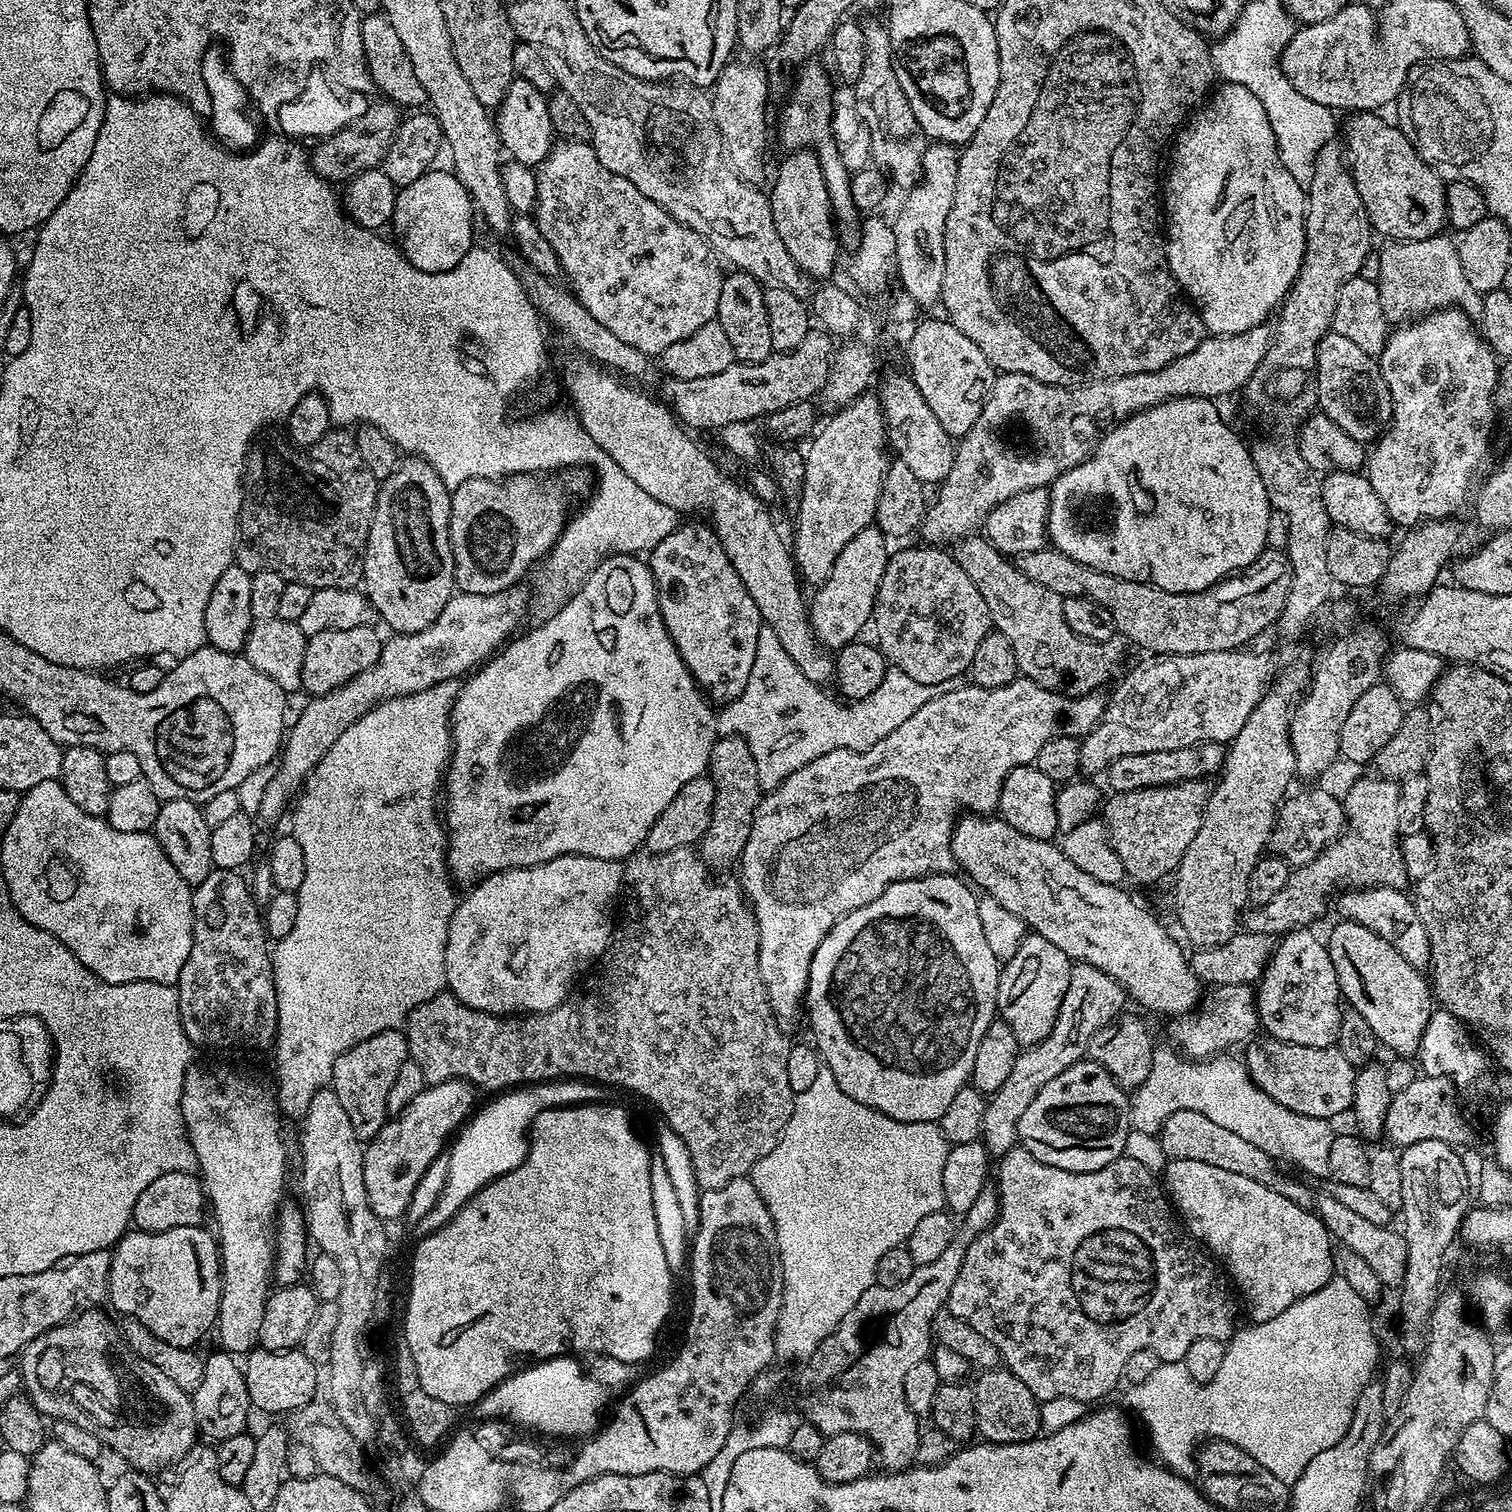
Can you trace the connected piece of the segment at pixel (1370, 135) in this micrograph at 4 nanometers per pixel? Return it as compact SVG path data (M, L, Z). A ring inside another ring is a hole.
M1353 111L1349 116L1352 117L1342 124L1342 144L1373 229L1388 240L1441 235L1448 219L1446 182L1418 155L1395 123L1387 124L1375 111Z

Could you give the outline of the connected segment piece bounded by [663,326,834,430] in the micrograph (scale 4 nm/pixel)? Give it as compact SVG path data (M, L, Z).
M812 326L806 338L802 338L792 351L773 351L761 364L737 362L726 366L726 370L719 374L709 374L707 378L665 379L663 399L677 421L689 429L719 430L729 426L730 422L756 422L759 416L760 419L767 418L770 413L786 406L819 397L828 381L833 355L833 337L823 328Z

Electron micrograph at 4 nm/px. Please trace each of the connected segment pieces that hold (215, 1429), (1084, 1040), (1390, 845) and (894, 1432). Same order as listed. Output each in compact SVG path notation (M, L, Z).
M215 1350L209 1356L203 1357L204 1369L202 1378L196 1388L191 1389L194 1418L201 1437L209 1436L212 1442L219 1442L226 1438L234 1438L234 1434L248 1432L248 1391L244 1381L243 1367L238 1363L233 1353Z
M1083 962L1073 967L1070 986L1066 986L1054 1030L1050 1030L1050 1034L1046 1034L1042 1042L1024 1048L1017 1056L1014 1070L1010 1070L1006 1082L1002 1082L997 1092L991 1093L982 1122L982 1143L988 1149L989 1157L1002 1157L1010 1149L1017 1147L1018 1122L1022 1114L1026 1114L1026 1106L1030 1106L1030 1102L1038 1098L1038 1090L1042 1090L1042 1086L1046 1086L1050 1078L1058 1078L1062 1070L1088 1056L1090 1038L1094 1038L1094 1034L1102 1030L1102 1026L1111 1024L1125 1011L1124 1000L1126 1001L1124 987L1110 978L1110 974Z
M1369 774L1353 782L1342 803L1346 823L1340 837L1327 844L1308 864L1301 864L1289 871L1286 886L1282 886L1282 890L1274 894L1270 902L1249 907L1242 916L1243 931L1279 938L1285 932L1312 926L1330 908L1330 897L1341 886L1401 890L1409 887L1410 881L1400 853L1399 783Z
M992 1186L984 1188L982 1194L978 1194L978 1202L974 1202L974 1206L970 1206L970 1210L963 1213L956 1236L937 1260L918 1264L914 1274L910 1274L910 1278L906 1278L906 1282L899 1286L873 1284L870 1290L866 1290L866 1294L862 1294L862 1298L858 1298L858 1302L854 1302L854 1310L850 1310L850 1314L842 1318L835 1332L826 1337L818 1346L818 1350L814 1350L814 1354L803 1361L800 1392L804 1397L798 1403L798 1408L807 1423L818 1426L818 1430L824 1433L825 1437L843 1432L862 1434L872 1443L881 1469L902 1472L913 1467L922 1424L914 1410L910 1410L910 1406L906 1406L904 1401L902 1382L906 1382L906 1370L910 1370L914 1362L929 1359L934 1347L932 1323L938 1313L945 1311L948 1295L958 1278L958 1270L962 1270L962 1258L966 1258L970 1242L974 1242L978 1234L982 1234L993 1224L999 1212L999 1192Z

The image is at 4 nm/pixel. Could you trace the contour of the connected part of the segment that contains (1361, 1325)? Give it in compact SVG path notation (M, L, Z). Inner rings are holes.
M1336 1274L1326 1286L1322 1286L1322 1290L1306 1294L1306 1298L1286 1306L1286 1310L1274 1318L1249 1323L1249 1328L1241 1327L1227 1341L1222 1366L1210 1382L1194 1382L1182 1362L1161 1362L1146 1382L1131 1385L1124 1396L1148 1431L1148 1440L1156 1451L1155 1459L1163 1467L1188 1478L1195 1473L1195 1455L1202 1442L1209 1438L1225 1440L1246 1450L1250 1458L1266 1466L1266 1470L1283 1484L1295 1484L1310 1458L1332 1451L1346 1434L1358 1394L1373 1379L1372 1371L1376 1368L1380 1346L1376 1342L1368 1308L1369 1301L1363 1300Z

